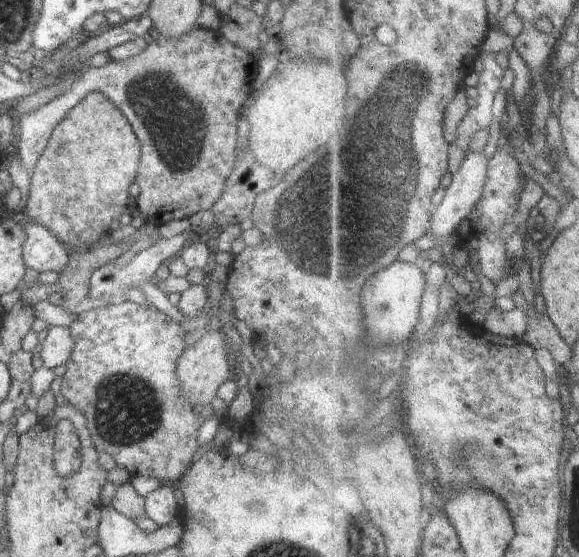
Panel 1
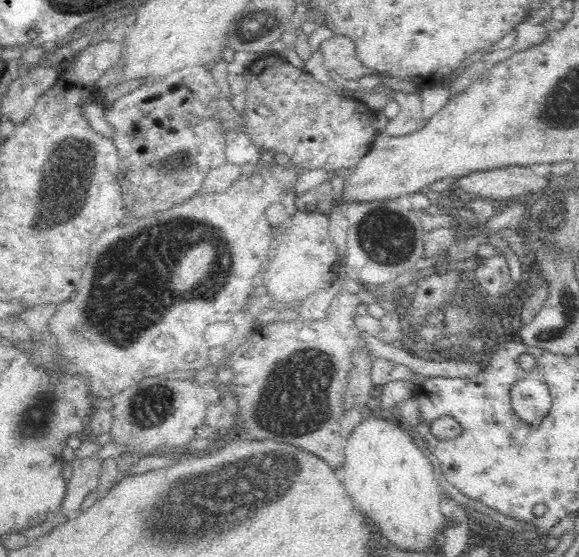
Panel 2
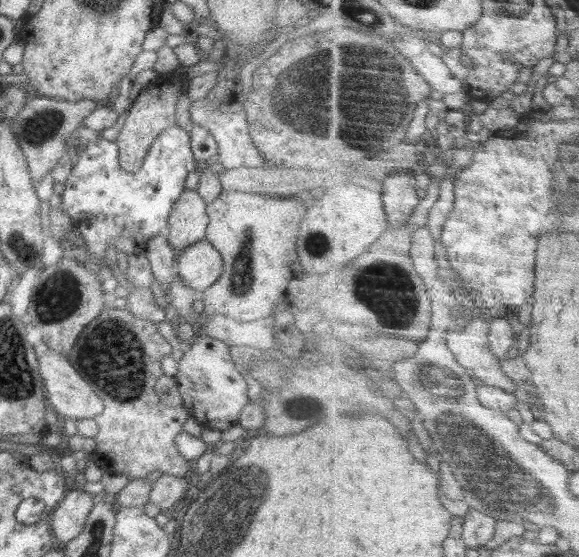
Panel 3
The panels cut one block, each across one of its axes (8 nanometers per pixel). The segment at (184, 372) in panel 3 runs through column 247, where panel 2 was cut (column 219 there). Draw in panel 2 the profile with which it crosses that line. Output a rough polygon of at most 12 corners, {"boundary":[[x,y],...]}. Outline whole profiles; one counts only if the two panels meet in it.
{"boundary":[[143,378],[116,394],[110,435],[124,454],[182,447],[216,378]]}

